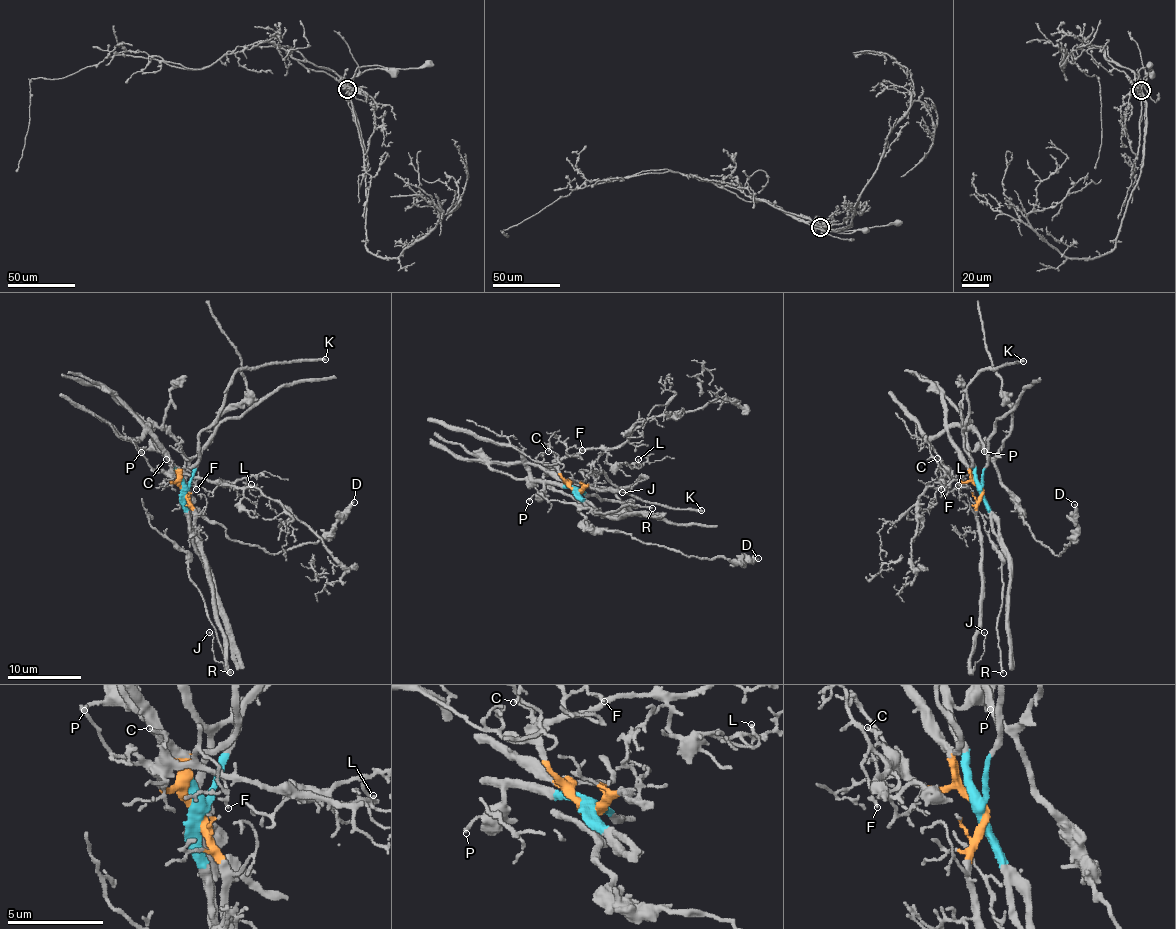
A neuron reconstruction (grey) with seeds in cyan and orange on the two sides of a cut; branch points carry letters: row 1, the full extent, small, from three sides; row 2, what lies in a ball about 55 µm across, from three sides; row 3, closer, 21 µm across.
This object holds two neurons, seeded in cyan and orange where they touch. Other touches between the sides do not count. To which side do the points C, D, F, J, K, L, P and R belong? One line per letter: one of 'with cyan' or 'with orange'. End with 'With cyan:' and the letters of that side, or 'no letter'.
C: with orange
D: with cyan
F: with orange
J: with orange
K: with orange
L: with orange
P: with cyan
R: with cyan
With cyan: D, P, R

